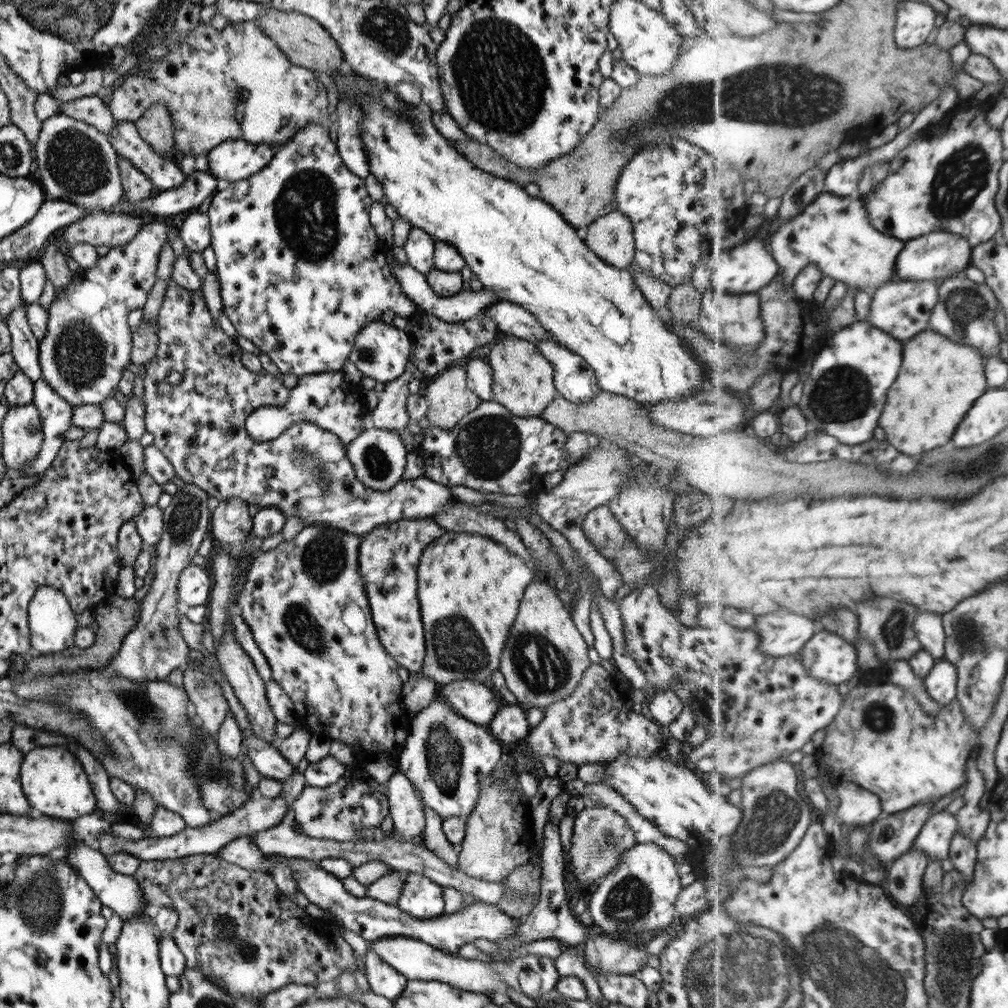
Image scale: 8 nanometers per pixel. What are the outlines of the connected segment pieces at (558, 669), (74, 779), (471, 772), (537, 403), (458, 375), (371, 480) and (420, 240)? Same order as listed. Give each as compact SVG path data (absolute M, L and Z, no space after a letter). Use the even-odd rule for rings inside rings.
M536 580L530 584L519 605L506 650L502 652L500 672L504 674L508 690L525 711L532 707L544 709L572 694L592 664L588 644L576 629L564 603L559 591L546 583Z
M52 745L36 747L24 754L20 780L28 802L37 808L41 815L62 821L74 821L84 814L92 814L97 807L97 798L81 762L64 746Z
M441 695L418 713L411 715L404 747L399 753L399 772L411 780L418 789L424 804L435 810L443 819L451 816L468 817L477 805L485 778L491 774L500 760L505 757L506 748L496 740L487 726L476 725L454 712Z
M517 337L501 338L491 345L487 363L493 370L492 400L520 417L538 416L558 396L554 387L552 365L539 352L534 342Z
M458 366L449 367L436 375L423 397L428 403L426 416L429 422L442 429L452 429L482 402L468 389L466 369Z
M371 425L347 445L347 455L357 480L382 492L388 492L397 482L403 480L406 454L405 442L400 438L400 434Z
M411 226L408 240L403 247L408 257L408 264L418 272L425 275L435 268L433 261L434 241L427 232L417 226Z

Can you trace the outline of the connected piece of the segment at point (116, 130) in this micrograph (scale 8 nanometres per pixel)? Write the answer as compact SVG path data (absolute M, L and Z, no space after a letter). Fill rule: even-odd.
M116 122L107 137L117 156L132 162L134 168L144 174L158 191L173 190L184 185L187 175L172 156L160 156L152 151L150 145L138 135L134 123Z

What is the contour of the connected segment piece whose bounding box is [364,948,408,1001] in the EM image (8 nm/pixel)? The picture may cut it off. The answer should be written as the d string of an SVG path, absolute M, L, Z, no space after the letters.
M368 948L364 958L365 975L374 994L395 1000L406 988L407 978Z

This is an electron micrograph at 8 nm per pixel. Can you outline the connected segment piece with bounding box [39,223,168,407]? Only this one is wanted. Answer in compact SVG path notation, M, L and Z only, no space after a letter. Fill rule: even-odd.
M149 223L144 225L142 230L140 230L140 232L138 232L130 242L121 246L112 247L110 252L108 252L108 255L101 256L100 260L98 260L93 267L90 267L89 269L80 268L77 270L81 271L81 275L76 276L74 275L74 272L72 272L73 276L70 279L70 282L66 286L63 286L61 291L55 292L53 303L50 304L50 308L47 310L48 322L46 336L39 341L39 363L42 373L41 378L48 383L48 385L54 390L55 394L64 398L64 400L73 407L80 405L100 405L107 398L114 397L114 393L118 390L118 383L122 378L123 372L125 372L125 368L131 368L132 328L127 321L128 313L137 308L142 309L146 304L149 292L157 281L157 264L159 263L160 250L162 250L164 242L168 242L168 227L166 226L166 223Z

